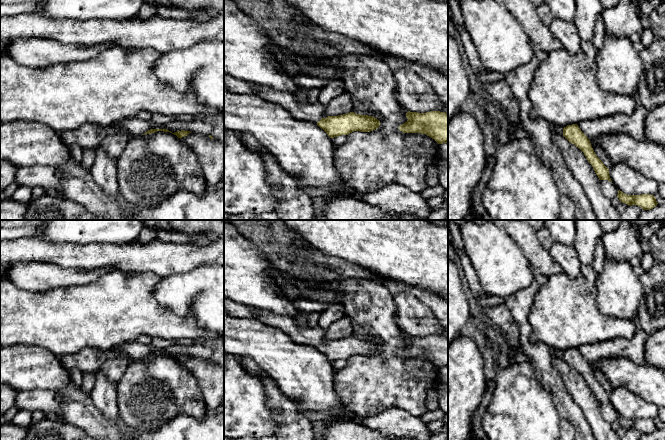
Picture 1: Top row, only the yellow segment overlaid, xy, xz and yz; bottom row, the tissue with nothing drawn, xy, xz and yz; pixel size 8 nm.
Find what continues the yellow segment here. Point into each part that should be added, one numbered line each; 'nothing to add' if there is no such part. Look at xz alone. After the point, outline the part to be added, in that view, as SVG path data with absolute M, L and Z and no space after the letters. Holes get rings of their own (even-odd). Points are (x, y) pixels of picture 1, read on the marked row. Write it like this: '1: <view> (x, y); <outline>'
1: xz (314, 112); M258 85L258 92L256 95L261 98L276 103L288 110L291 115L297 119L306 120L317 123L323 117L326 110L326 105L320 103L305 103L298 104L296 102L294 93L274 90L270 87Z

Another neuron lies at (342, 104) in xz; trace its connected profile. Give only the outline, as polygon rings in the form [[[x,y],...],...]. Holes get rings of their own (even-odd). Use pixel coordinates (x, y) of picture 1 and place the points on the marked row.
[[[344,93],[329,102],[322,118],[350,113],[353,110],[351,96]]]

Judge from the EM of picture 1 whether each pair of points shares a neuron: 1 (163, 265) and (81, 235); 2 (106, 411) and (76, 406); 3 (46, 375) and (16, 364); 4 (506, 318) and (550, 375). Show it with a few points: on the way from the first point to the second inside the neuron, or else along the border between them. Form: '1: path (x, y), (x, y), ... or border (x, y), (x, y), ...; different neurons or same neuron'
1: border (124, 243), (78, 244); different neurons
2: border (89, 395), (93, 404), (107, 419); different neurons
3: path (39, 369), (32, 365), (23, 365); same neuron
4: border (510, 313), (519, 330), (520, 345); different neurons

